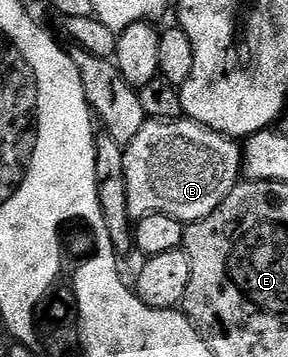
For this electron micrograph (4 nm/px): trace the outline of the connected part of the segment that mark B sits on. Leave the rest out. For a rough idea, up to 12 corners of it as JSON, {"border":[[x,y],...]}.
{"border":[[184,117],[124,148],[127,209],[205,219],[242,178],[240,142]]}

